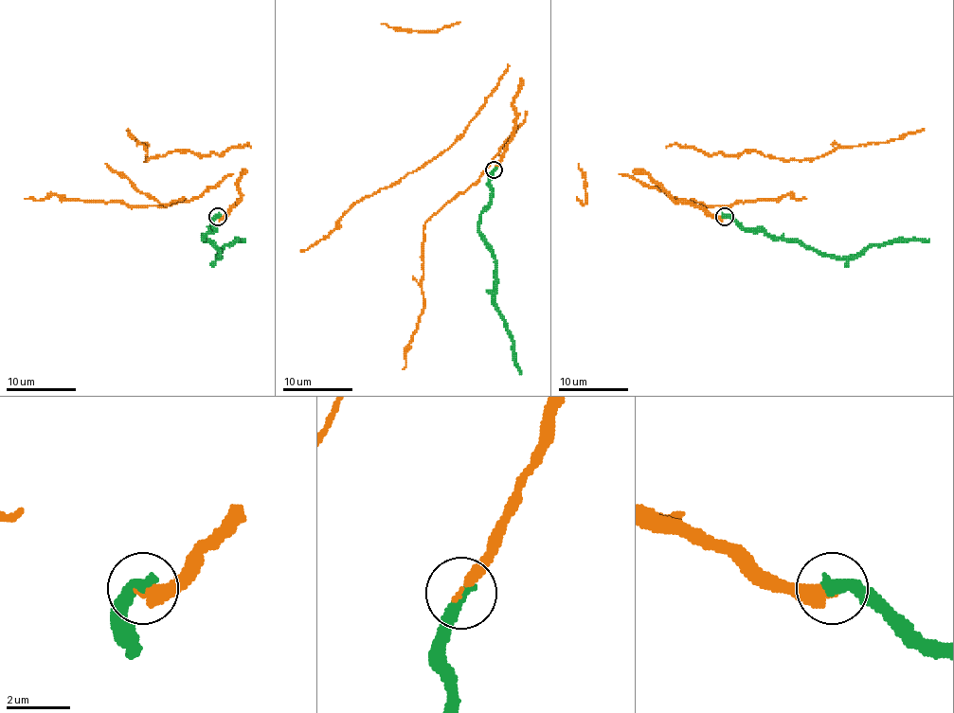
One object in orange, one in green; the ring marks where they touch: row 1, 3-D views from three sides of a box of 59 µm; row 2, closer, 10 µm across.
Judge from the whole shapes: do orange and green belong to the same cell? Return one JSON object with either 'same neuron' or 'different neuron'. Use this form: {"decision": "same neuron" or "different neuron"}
{"decision": "same neuron"}

